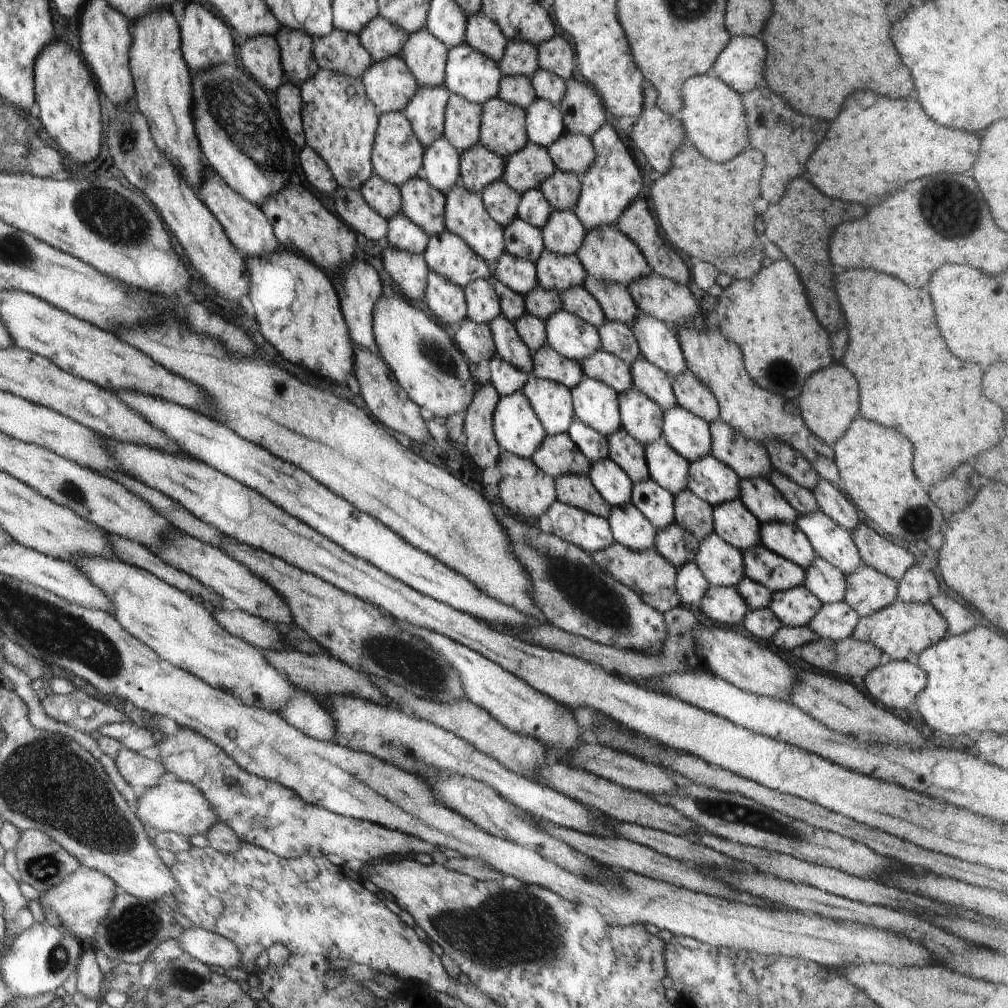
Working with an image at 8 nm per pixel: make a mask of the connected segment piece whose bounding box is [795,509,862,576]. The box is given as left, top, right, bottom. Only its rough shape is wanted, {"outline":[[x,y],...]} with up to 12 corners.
{"outline":[[820,509],[798,515],[816,557],[844,576],[862,564],[851,532]]}

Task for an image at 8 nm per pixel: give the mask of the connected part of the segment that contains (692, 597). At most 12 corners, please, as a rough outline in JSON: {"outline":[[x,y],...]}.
{"outline":[[695,562],[677,569],[685,606],[699,606],[709,585]]}

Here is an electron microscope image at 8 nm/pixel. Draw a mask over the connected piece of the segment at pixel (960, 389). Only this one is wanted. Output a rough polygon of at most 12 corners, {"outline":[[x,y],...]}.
{"outline":[[870,269],[834,284],[860,414],[940,484],[1002,440],[978,364],[926,290]]}

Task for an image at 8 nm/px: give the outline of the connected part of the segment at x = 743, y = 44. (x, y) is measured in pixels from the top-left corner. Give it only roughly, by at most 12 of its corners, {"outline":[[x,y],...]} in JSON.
{"outline":[[731,37],[711,66],[738,94],[764,86],[759,37]]}

